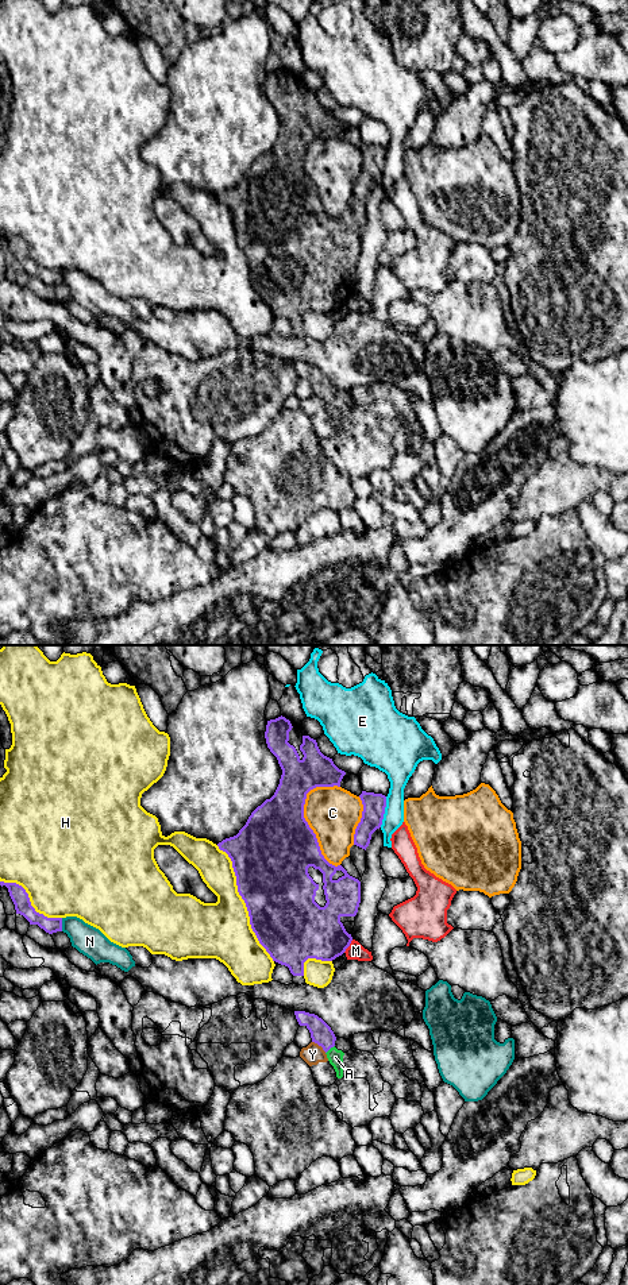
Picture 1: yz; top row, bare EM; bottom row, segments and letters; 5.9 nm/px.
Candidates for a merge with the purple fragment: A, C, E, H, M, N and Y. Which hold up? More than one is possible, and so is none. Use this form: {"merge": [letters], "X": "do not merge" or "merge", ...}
{"merge": ["A"], "A": "merge", "C": "do not merge", "E": "do not merge", "H": "do not merge", "M": "do not merge", "N": "do not merge", "Y": "do not merge"}

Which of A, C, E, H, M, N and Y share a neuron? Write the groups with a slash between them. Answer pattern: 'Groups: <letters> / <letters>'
Groups: A / C / E / H / M / N / Y

